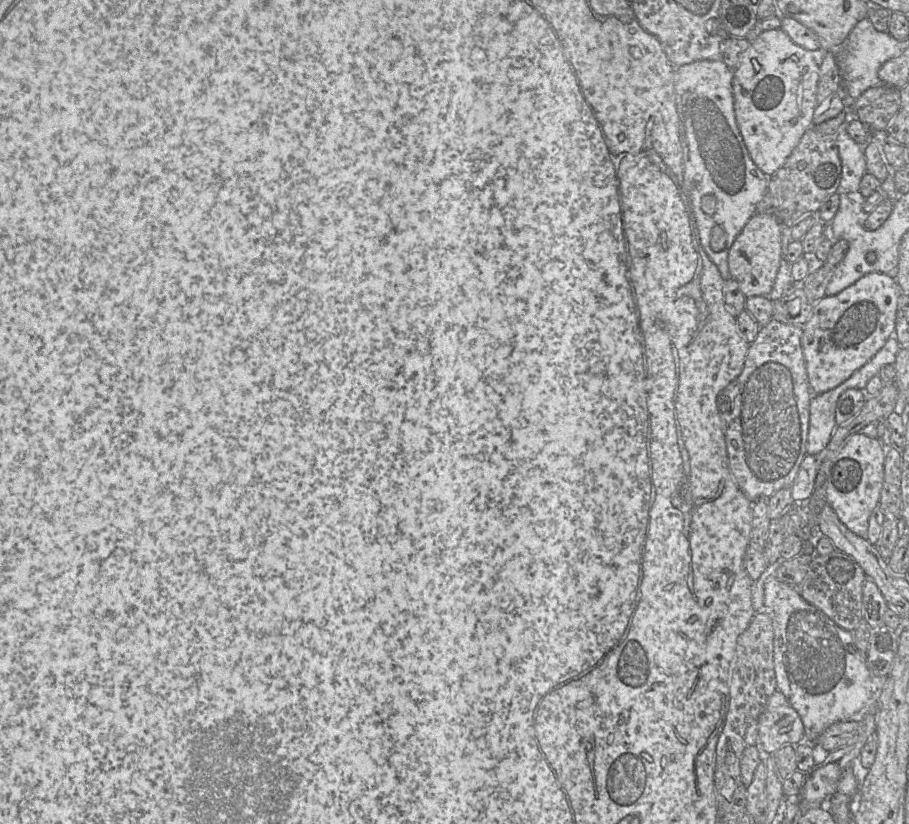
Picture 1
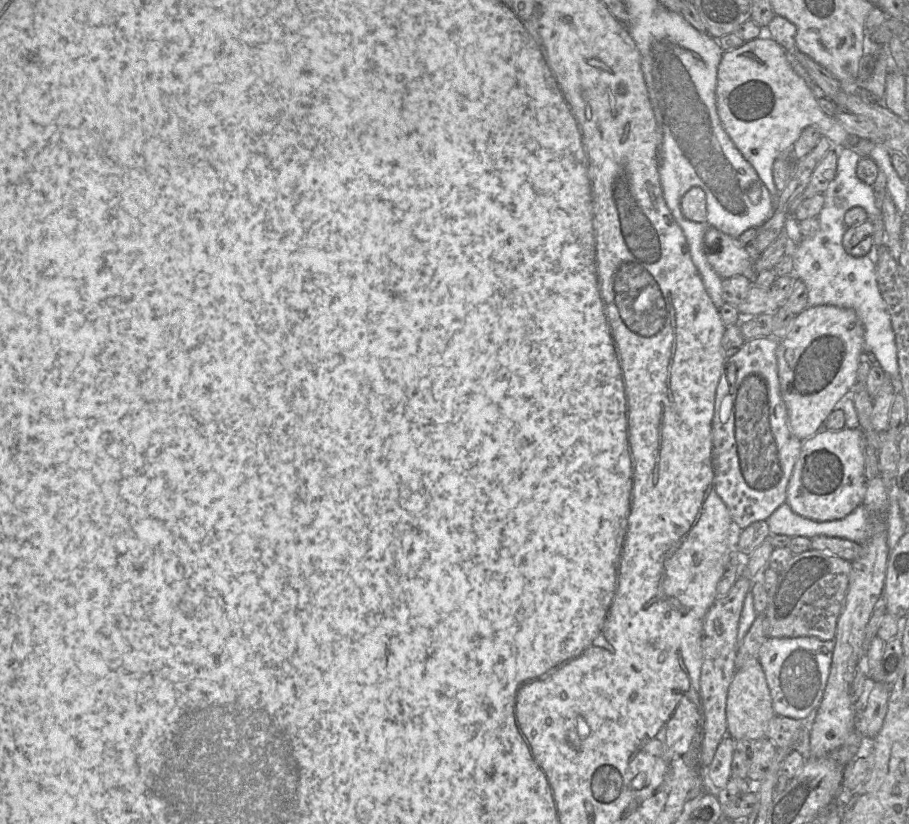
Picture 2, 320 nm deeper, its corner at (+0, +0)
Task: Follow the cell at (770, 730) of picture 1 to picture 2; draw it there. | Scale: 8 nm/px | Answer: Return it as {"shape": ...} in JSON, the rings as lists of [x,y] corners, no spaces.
{"shape":[[[749,659],[740,669],[735,670],[727,697],[728,735],[734,739],[759,740],[766,738],[770,720],[775,716],[772,698],[764,671],[758,659]]]}

